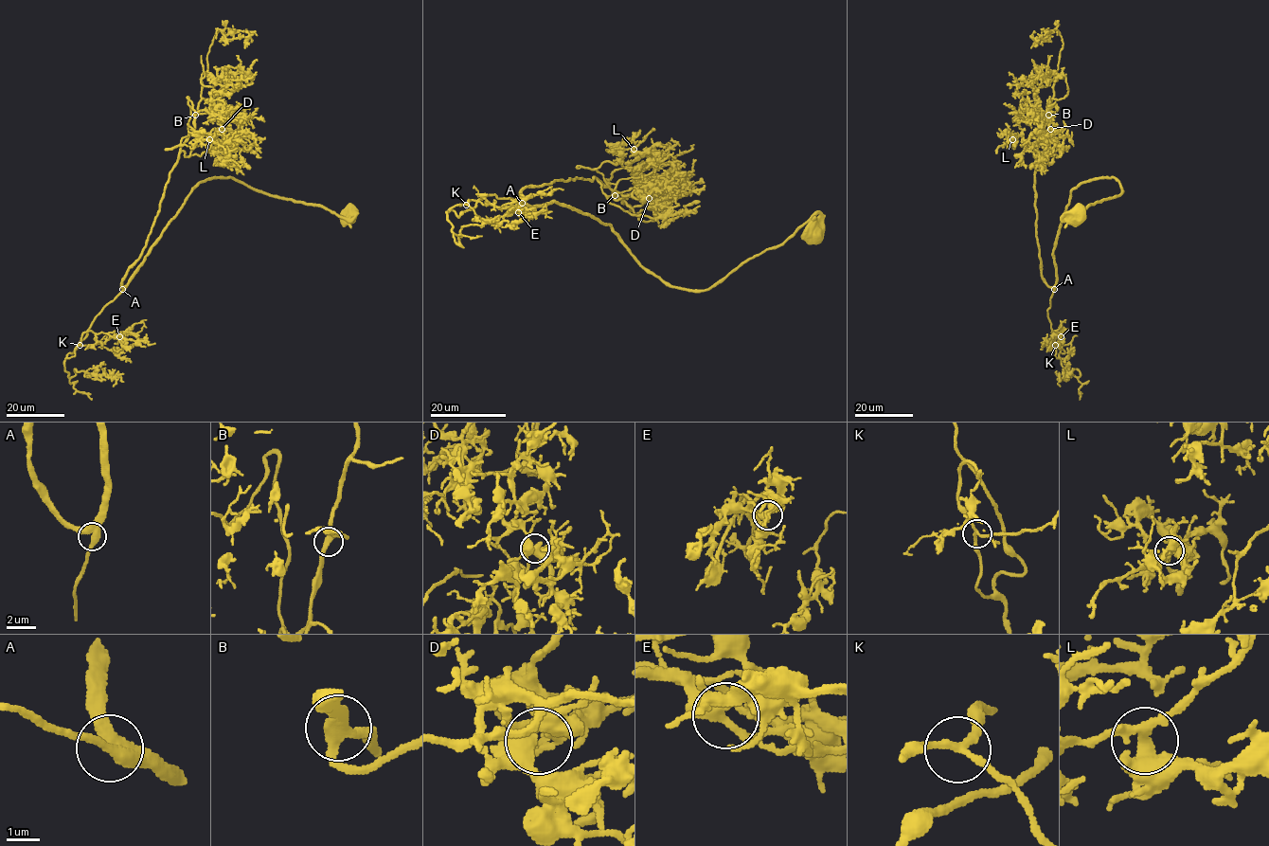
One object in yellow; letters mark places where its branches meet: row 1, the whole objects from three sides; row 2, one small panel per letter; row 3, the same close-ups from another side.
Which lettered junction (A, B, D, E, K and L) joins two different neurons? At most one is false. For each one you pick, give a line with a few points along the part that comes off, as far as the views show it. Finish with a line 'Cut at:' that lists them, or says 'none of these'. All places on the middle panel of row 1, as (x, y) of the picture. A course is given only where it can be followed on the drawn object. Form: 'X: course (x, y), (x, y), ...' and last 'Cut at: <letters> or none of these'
Cut at: none of these

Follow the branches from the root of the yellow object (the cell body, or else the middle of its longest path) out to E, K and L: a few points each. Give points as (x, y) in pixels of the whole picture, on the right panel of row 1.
E: (1079, 213), (1117, 196), (1119, 184), (1093, 178), (1070, 193), (1047, 310), (1061, 336)
K: (1079, 213), (1117, 196), (1119, 184), (1093, 178), (1070, 193), (1053, 254), (1055, 345)
L: (1079, 213), (1117, 196), (1119, 184), (1072, 189), (1049, 286), (1036, 238), (1041, 136), (1012, 139)

